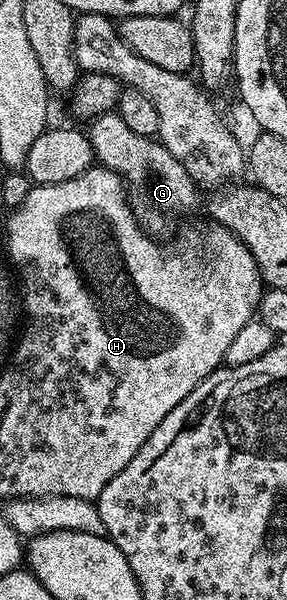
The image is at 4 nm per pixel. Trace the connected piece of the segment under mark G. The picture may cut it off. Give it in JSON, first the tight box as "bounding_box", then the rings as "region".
{"bounding_box":[88,112,199,239],"region":[[[117,112],[104,113],[101,117],[95,117],[89,125],[88,136],[94,148],[97,164],[101,168],[111,169],[125,182],[124,188],[130,198],[134,218],[149,236],[155,239],[162,238],[161,236],[169,231],[177,217],[182,217],[197,207],[199,186],[190,176],[190,172],[182,166],[180,159],[176,159],[172,151],[165,149],[161,141],[153,137],[136,135],[136,131],[132,131],[132,127],[128,127],[128,123],[124,123],[124,119],[120,119]]]}

